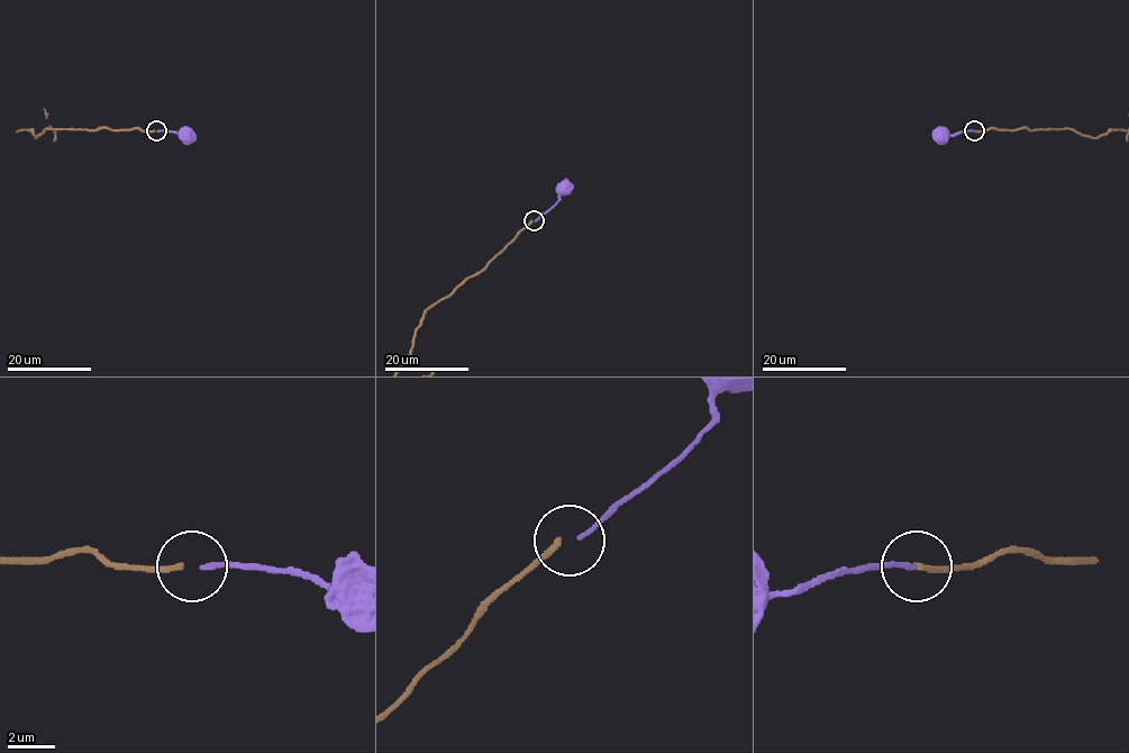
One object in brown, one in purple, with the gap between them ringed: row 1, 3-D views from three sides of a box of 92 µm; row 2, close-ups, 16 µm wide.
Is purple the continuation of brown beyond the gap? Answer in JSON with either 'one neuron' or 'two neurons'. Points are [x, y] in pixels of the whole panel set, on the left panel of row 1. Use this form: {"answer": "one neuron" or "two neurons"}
{"answer": "two neurons"}

